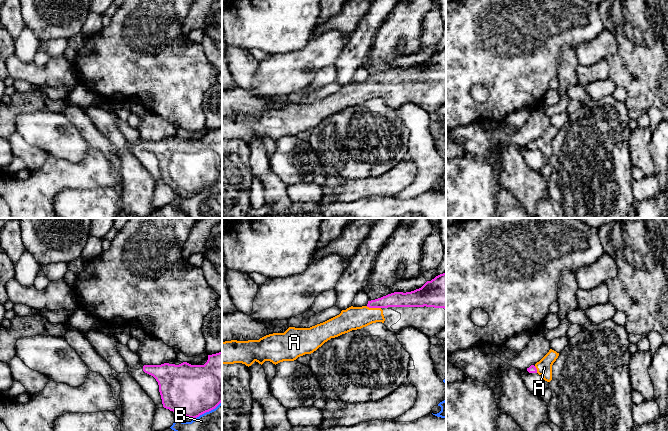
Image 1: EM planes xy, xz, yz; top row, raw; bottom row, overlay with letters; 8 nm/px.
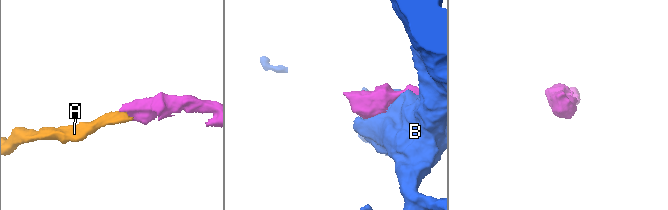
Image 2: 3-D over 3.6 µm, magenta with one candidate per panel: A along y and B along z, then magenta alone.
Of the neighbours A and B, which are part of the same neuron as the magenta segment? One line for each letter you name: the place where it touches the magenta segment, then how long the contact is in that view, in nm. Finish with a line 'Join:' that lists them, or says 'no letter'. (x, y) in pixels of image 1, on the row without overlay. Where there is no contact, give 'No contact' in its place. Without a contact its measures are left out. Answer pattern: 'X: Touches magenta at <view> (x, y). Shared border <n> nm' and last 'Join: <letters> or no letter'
A: Touches magenta at xz (373, 83). Shared border 120 nm
Join: A

